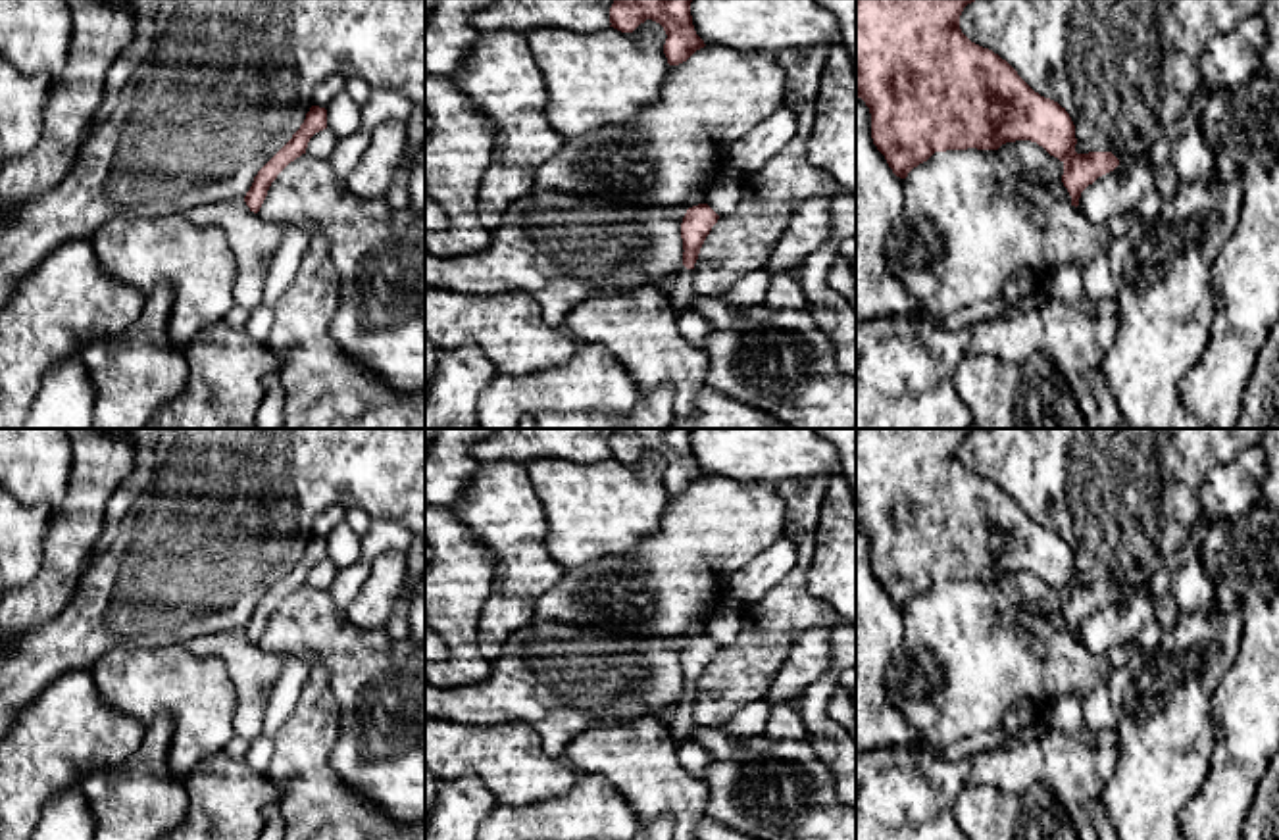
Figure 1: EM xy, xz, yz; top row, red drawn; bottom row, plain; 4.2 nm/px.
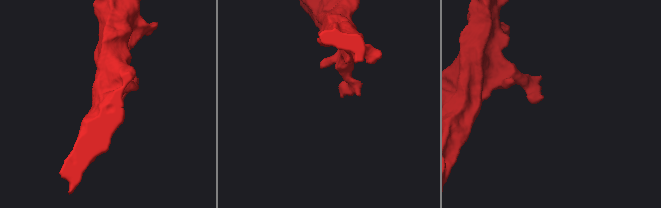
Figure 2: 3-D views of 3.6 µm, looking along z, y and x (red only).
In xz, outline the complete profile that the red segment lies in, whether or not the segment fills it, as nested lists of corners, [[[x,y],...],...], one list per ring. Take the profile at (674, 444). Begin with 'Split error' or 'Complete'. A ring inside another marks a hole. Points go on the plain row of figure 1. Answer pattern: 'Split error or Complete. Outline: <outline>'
Complete. Outline: [[[615,429],[610,457],[633,463],[646,450],[660,454],[667,465],[664,475],[667,494],[679,496],[706,477],[694,461],[690,432],[692,429]]]

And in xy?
Complete. Outline: [[[312,536],[306,544],[304,554],[292,565],[292,569],[258,602],[250,621],[244,627],[246,636],[250,642],[258,644],[271,613],[277,605],[296,588],[306,584],[310,569],[327,559],[327,540],[319,536]]]

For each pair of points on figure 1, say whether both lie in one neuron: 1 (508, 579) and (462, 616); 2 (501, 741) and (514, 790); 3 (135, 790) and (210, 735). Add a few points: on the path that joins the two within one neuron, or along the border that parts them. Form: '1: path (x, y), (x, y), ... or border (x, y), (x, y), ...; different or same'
1: border (491, 552), (493, 579), (476, 641); different
2: path (501, 752), (514, 765), (514, 779); same
3: border (174, 721), (170, 769), (183, 779); different

